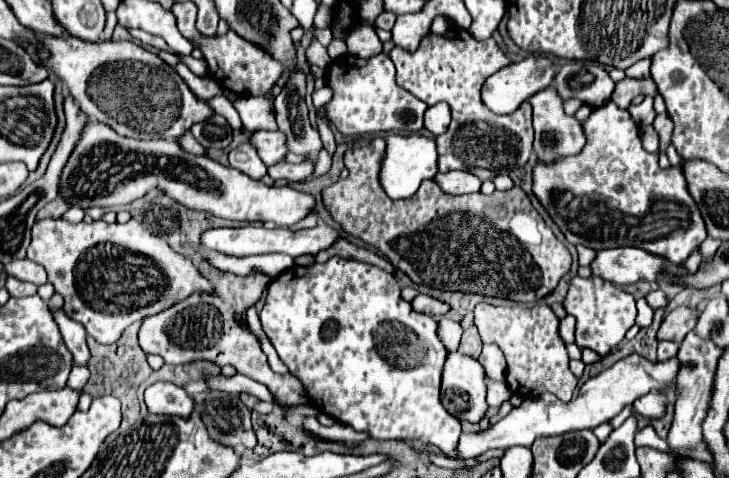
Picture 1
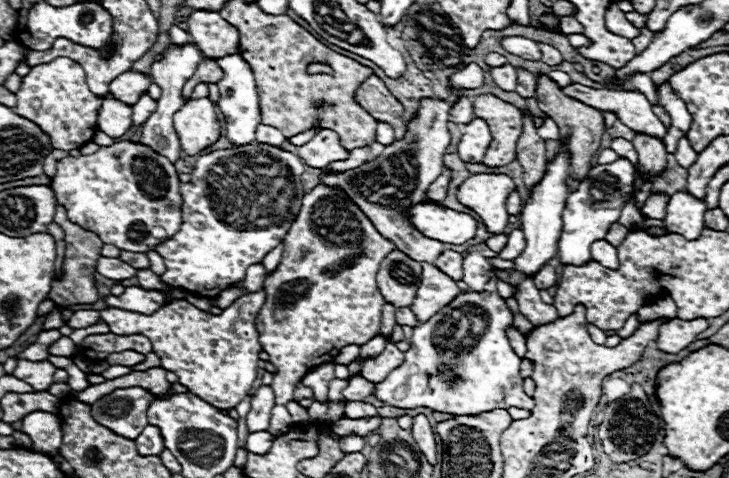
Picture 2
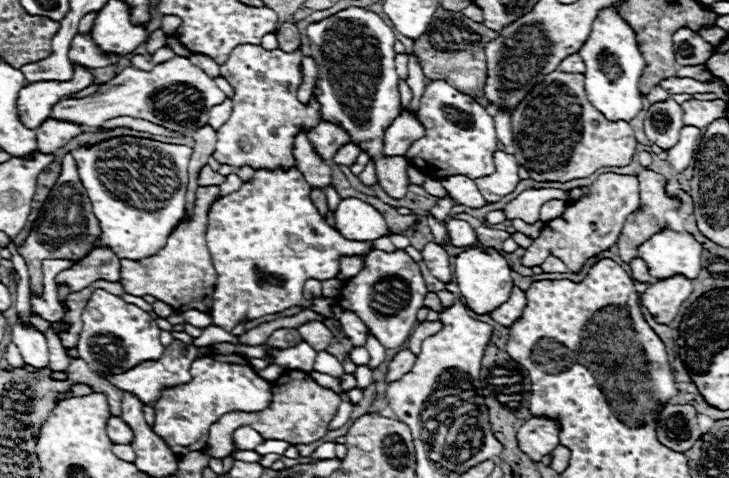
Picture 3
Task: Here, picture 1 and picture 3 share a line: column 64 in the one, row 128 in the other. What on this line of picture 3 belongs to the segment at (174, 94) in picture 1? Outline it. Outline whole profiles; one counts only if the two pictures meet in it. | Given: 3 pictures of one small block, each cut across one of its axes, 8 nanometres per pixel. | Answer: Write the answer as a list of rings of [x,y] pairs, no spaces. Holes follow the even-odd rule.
[[[44,120],[34,132],[36,132],[36,142],[38,142],[38,152],[56,152],[64,144],[68,144],[72,138],[82,134],[86,128],[74,122],[66,120]]]

